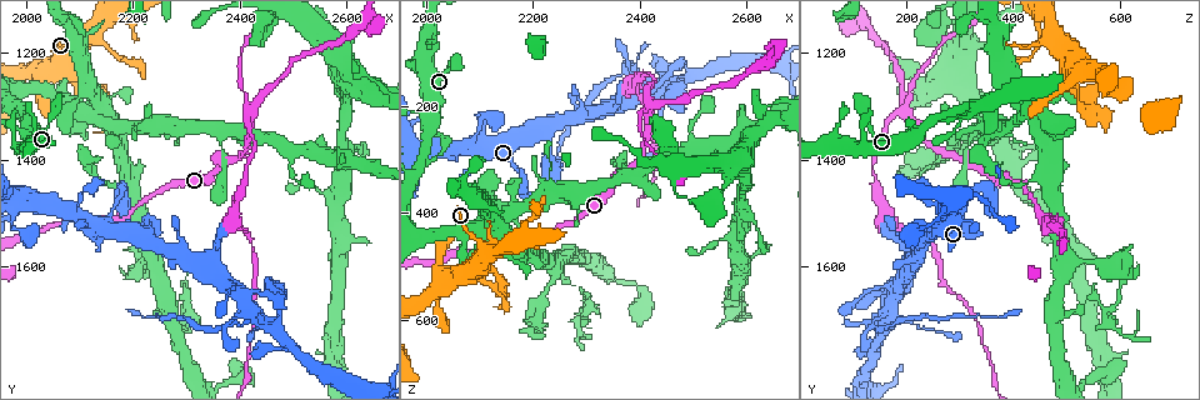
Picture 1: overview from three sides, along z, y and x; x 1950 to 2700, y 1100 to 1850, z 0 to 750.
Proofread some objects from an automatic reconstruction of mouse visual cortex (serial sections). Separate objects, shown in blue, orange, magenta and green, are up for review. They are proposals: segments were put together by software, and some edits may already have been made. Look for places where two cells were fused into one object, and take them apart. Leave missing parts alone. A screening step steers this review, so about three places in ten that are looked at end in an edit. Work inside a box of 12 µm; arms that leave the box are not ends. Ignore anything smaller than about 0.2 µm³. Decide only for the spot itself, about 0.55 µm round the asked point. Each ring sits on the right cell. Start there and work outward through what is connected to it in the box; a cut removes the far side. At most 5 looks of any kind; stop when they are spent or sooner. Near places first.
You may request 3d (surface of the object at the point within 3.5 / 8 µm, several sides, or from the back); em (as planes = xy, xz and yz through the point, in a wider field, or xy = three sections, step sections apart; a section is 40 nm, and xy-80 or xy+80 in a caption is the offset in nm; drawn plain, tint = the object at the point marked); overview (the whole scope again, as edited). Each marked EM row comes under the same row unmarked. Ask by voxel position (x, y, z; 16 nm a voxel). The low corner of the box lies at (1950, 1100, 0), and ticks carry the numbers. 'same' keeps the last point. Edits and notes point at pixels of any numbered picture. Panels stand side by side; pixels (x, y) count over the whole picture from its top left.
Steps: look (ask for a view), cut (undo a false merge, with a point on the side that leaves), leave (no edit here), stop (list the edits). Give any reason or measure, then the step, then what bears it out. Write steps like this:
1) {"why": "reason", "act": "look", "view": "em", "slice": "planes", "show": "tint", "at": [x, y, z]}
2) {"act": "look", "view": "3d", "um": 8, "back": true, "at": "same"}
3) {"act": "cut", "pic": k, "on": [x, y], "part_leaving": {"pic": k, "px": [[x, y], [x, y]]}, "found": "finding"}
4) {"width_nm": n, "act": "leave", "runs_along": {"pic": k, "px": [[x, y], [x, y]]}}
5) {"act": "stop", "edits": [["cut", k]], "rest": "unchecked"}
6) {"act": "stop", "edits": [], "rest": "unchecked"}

{"why": "four or more arms meet", "act": "look", "view": "3d", "um": 3.5, "at": [2420, 1310, 200]}

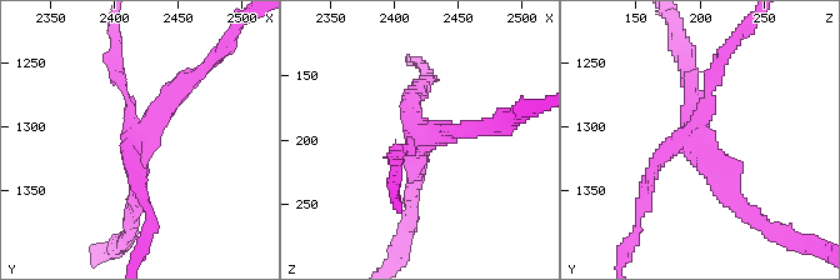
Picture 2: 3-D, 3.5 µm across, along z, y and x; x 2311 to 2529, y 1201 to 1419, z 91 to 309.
{"why": "shape alone is not enough", "act": "look", "view": "em", "slice": "xy", "step": 5, "show": "tint", "at": [2422, 1312, 198]}

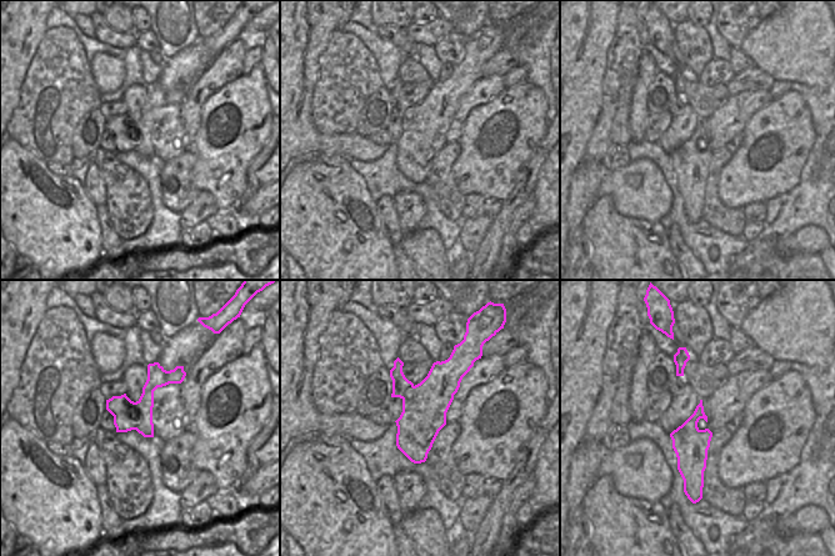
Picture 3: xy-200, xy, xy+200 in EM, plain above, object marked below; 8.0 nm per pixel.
{"arm_widths_nm": [150, 150, 200, 250], "act": "cut", "pic": 2, "on": [119, 79], "part_leaving": {"pic": 2, "px": [[681, 141], [656, 160], [630, 241]]}, "found": "a second cell is stuck on"}

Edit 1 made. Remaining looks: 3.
{"act": "look", "view": "overview"}

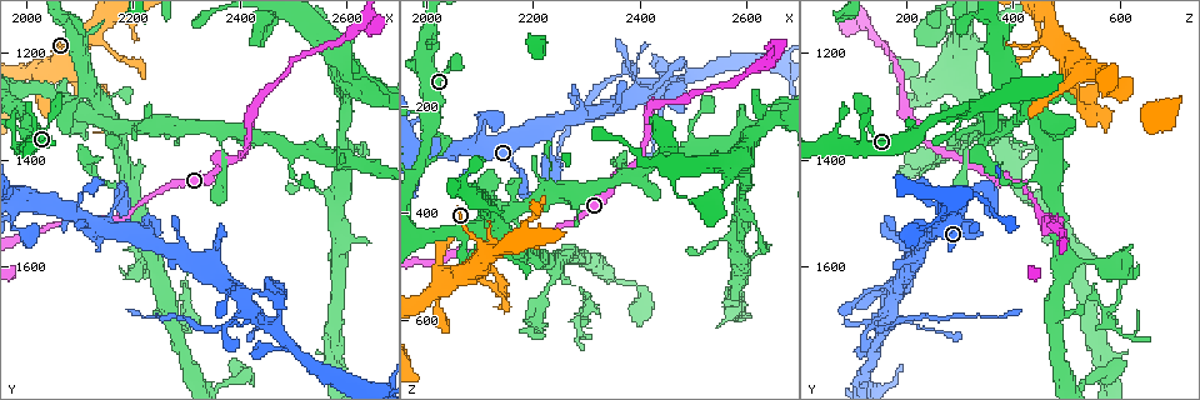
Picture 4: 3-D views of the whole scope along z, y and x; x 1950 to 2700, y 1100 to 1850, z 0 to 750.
{"why": "branch point", "act": "look", "view": "3d", "um": 3.5, "at": [2420, 1680, 165]}

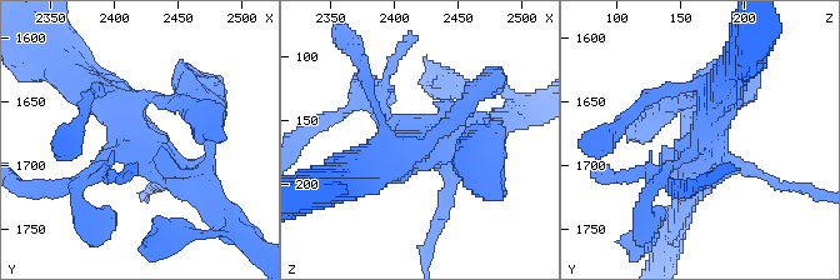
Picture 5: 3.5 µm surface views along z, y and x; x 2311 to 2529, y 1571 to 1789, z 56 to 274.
{"act": "look", "view": "em", "slice": "xy", "step": 3, "show": "tint", "at": [2416, 1678, 166]}

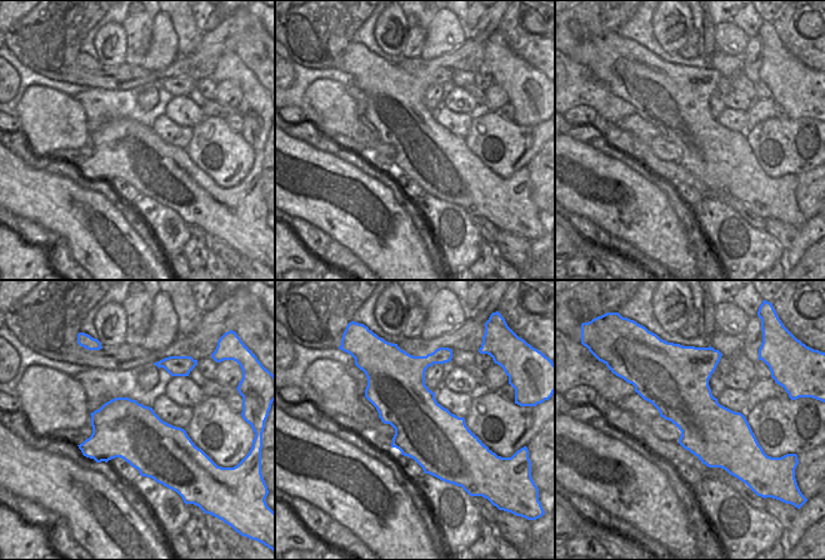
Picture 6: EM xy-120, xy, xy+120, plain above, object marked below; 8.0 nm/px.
{"act": "cut", "pic": 5, "on": [91, 180], "part_leaving": {"pic": 5, "px": [[100, 163], [63, 190], [35, 190]]}, "found": "two cells meet here"}

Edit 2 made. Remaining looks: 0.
{"act": "stop", "edits": [["cut", 2], ["cut", 5]], "rest": "unchecked"}

